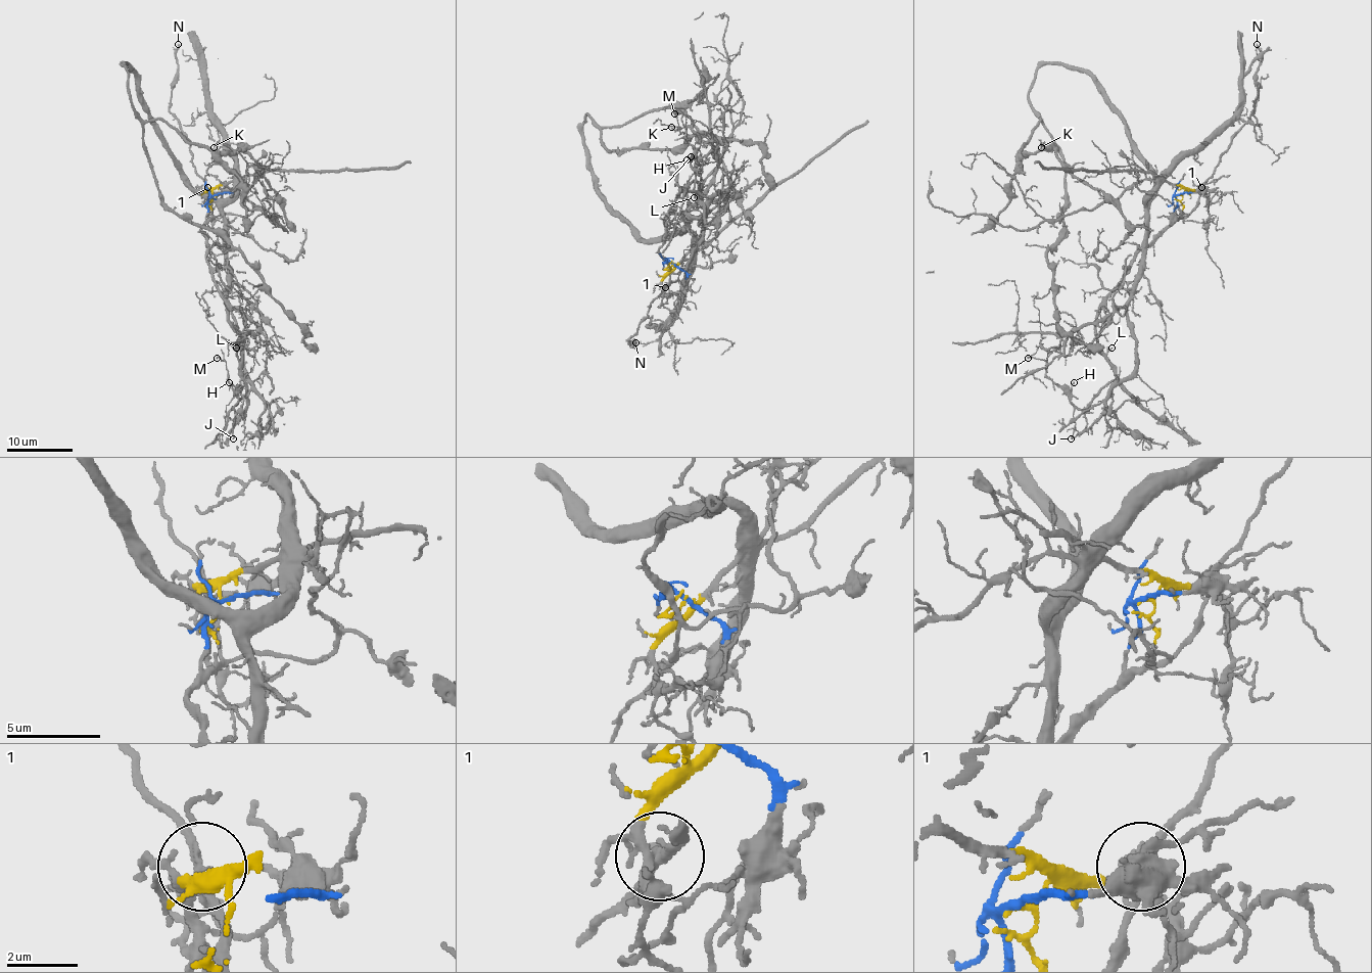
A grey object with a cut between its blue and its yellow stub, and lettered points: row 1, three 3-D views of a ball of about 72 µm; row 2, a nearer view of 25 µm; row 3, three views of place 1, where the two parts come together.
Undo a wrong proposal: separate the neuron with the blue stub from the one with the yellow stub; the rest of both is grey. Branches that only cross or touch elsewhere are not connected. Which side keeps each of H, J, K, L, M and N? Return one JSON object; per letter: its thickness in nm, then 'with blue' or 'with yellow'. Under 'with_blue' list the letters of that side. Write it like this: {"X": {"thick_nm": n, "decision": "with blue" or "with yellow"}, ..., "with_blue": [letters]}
{"H": {"thick_nm": 110, "decision": "with blue"}, "J": {"thick_nm": 110, "decision": "with blue"}, "K": {"thick_nm": 110, "decision": "with yellow"}, "L": {"thick_nm": 100, "decision": "with blue"}, "M": {"thick_nm": 150, "decision": "with blue"}, "N": {"thick_nm": 190, "decision": "with blue"}, "with_blue": ["H", "J", "L", "M", "N"]}

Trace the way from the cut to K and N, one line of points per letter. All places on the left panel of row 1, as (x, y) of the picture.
K: (215, 195), (233, 182), (229, 198), (185, 182), (125, 63), (131, 108), (142, 120), (233, 152), (213, 147)
N: (215, 195), (208, 199), (208, 218), (213, 216), (211, 199), (192, 161), (187, 134), (169, 109), (177, 44)

